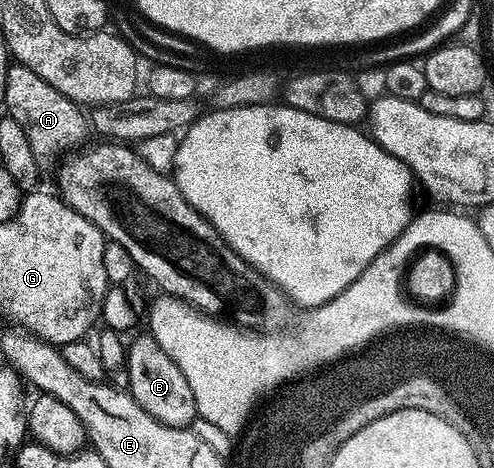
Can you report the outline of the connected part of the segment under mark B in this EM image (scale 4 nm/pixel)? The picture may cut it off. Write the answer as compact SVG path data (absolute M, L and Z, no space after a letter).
M143 333L131 345L130 352L126 355L126 375L130 378L128 394L134 398L136 405L140 405L140 409L144 409L144 413L148 413L156 421L169 427L189 428L198 418L196 397L192 395L184 373L180 373L176 361L172 361L172 357L168 357L168 353L160 349L153 335Z

